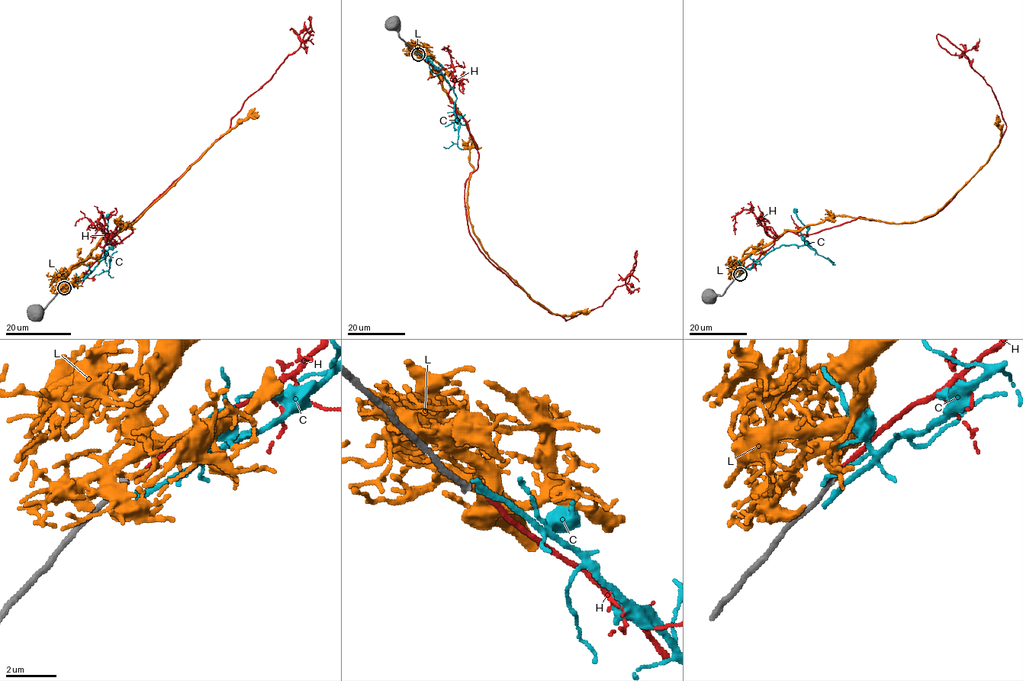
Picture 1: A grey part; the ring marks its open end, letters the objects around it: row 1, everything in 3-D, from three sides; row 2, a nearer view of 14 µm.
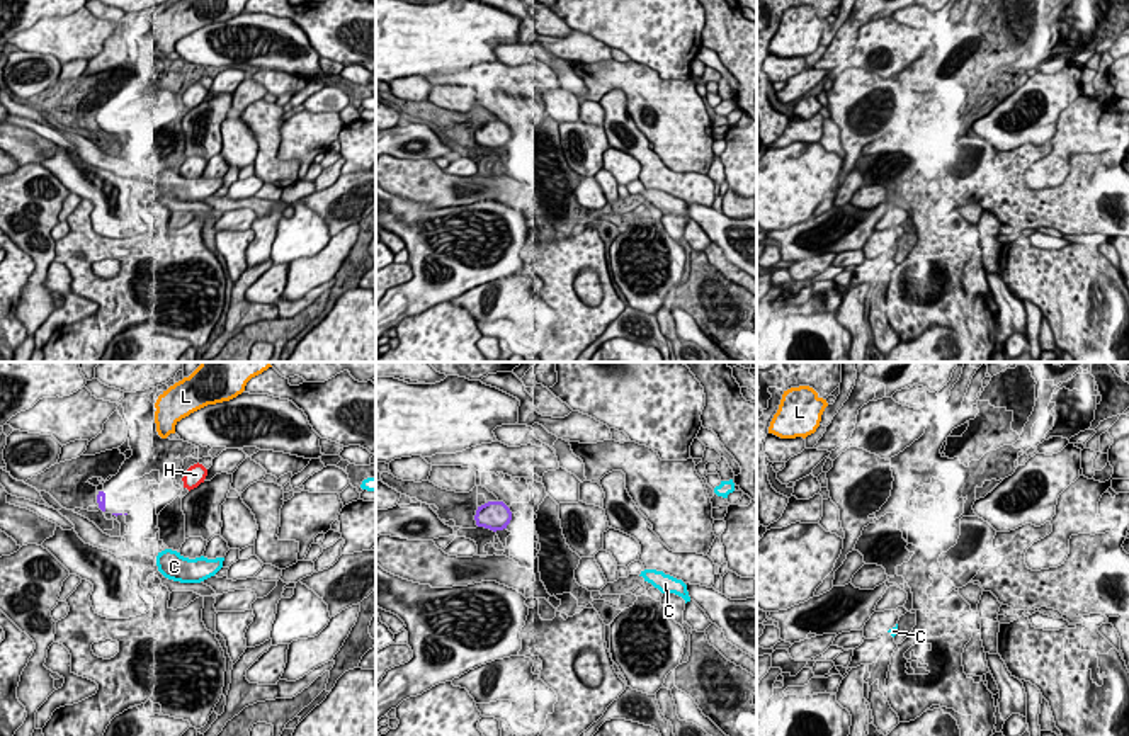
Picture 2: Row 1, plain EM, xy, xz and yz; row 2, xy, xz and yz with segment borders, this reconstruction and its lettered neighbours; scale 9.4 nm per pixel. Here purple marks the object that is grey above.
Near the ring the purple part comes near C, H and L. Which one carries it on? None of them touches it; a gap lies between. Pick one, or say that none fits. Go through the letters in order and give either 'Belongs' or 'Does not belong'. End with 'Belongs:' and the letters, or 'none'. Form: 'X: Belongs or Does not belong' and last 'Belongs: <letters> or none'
C: Does not belong
H: Does not belong
L: Does not belong
Belongs: none

